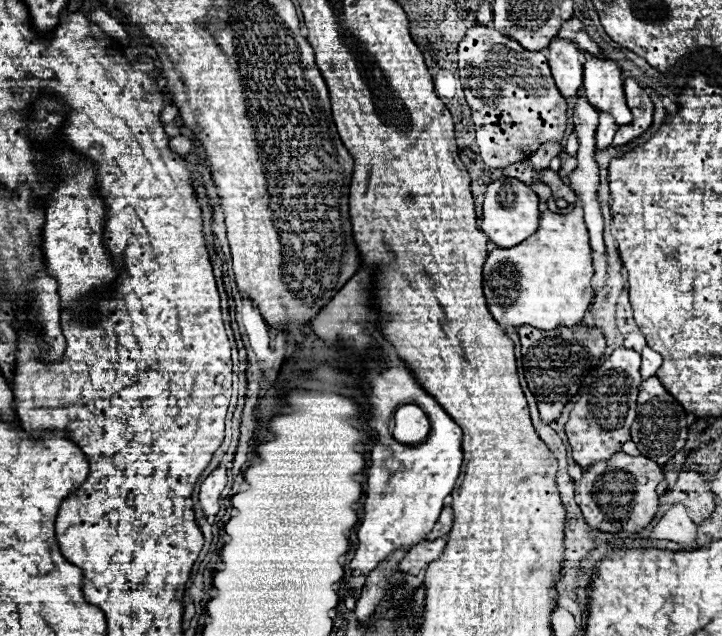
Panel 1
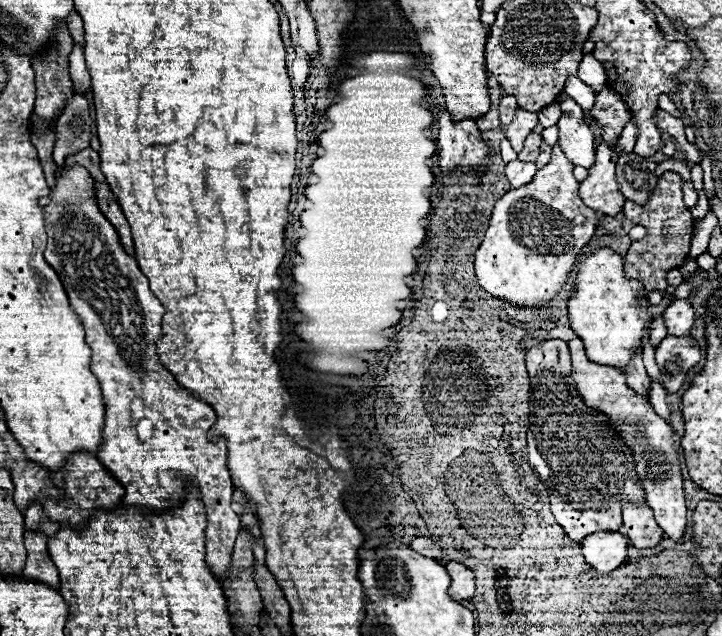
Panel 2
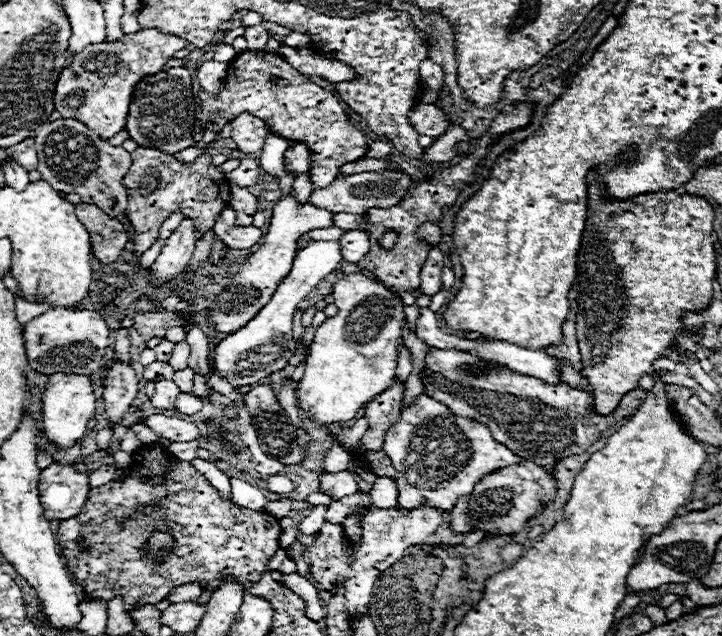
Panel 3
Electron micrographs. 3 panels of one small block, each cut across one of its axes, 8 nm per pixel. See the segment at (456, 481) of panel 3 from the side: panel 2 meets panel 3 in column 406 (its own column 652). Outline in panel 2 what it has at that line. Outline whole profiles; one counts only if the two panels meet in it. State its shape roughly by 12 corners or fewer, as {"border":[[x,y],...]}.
{"border":[[568,346],[584,404],[632,448],[664,534],[678,542],[686,504],[674,428],[620,368]]}

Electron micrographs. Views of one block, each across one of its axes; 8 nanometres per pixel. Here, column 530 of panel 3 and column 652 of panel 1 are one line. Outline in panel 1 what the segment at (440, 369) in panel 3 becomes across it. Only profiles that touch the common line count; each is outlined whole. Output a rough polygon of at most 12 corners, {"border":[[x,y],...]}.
{"border":[[656,376],[638,390],[630,438],[662,466],[684,448],[686,410]]}

